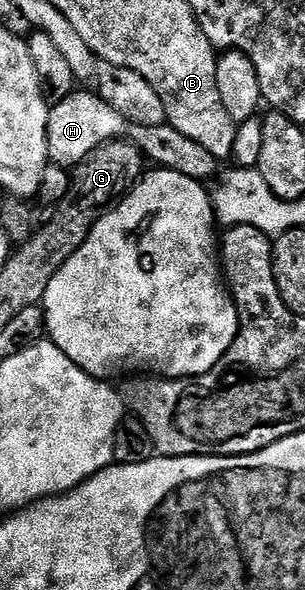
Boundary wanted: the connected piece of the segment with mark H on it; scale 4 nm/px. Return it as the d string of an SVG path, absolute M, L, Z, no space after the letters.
M76 90L64 98L64 102L53 105L48 118L48 154L49 163L58 165L67 170L73 170L92 150L96 150L101 144L107 144L109 140L131 141L142 151L147 161L155 160L155 165L161 166L168 172L179 172L188 178L199 182L206 179L220 168L219 161L215 160L200 142L192 142L192 138L184 138L180 130L176 130L168 122L160 126L140 126L134 124L124 114L112 110L108 102L104 102L97 91L82 92Z

